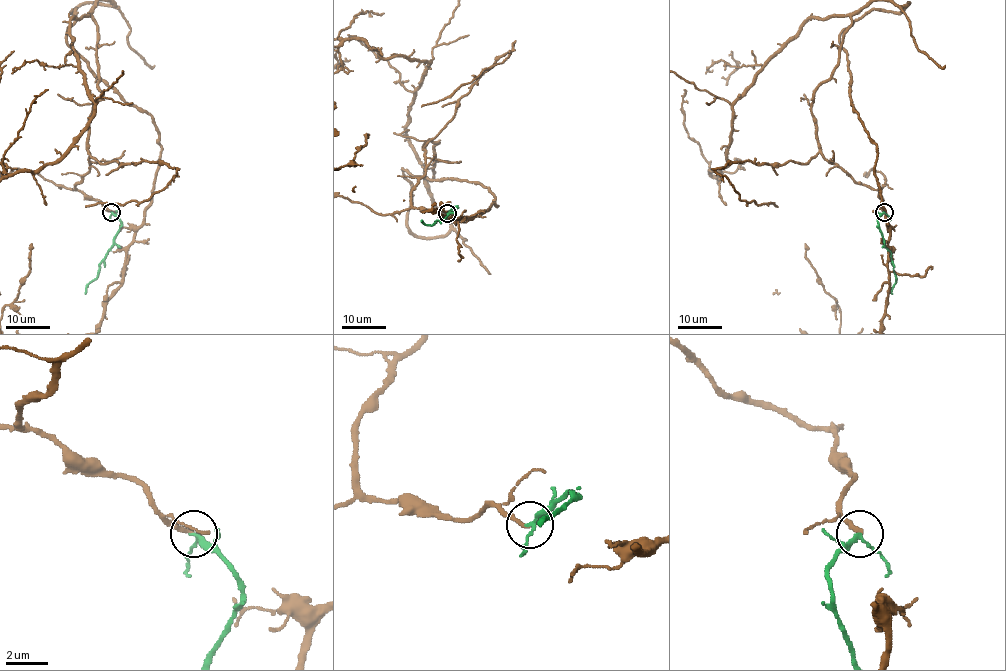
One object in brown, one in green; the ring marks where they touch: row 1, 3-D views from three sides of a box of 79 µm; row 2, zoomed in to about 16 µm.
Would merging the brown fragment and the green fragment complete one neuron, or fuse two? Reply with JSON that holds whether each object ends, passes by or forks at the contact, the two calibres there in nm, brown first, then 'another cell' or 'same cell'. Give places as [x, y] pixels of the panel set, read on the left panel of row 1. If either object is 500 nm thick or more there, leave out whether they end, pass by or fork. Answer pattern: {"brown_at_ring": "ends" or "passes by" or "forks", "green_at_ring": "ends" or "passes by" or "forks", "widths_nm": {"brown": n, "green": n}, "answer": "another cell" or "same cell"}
{"brown_at_ring": "ends", "green_at_ring": "passes by", "widths_nm": {"brown": 190, "green": 200}, "answer": "same cell"}

